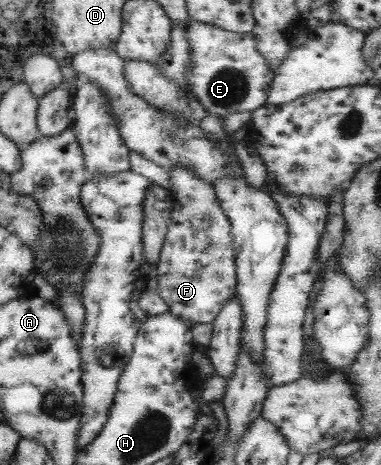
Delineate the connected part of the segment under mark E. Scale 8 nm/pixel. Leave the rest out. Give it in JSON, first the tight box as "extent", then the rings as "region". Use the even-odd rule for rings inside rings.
{"extent":[186,21,275,118],"region":[[[194,21],[190,22],[186,39],[190,41],[191,54],[186,83],[190,87],[190,92],[206,111],[224,118],[232,113],[254,112],[267,104],[267,96],[275,74],[266,63],[266,57],[256,49],[254,34],[226,31],[216,25]]]}

